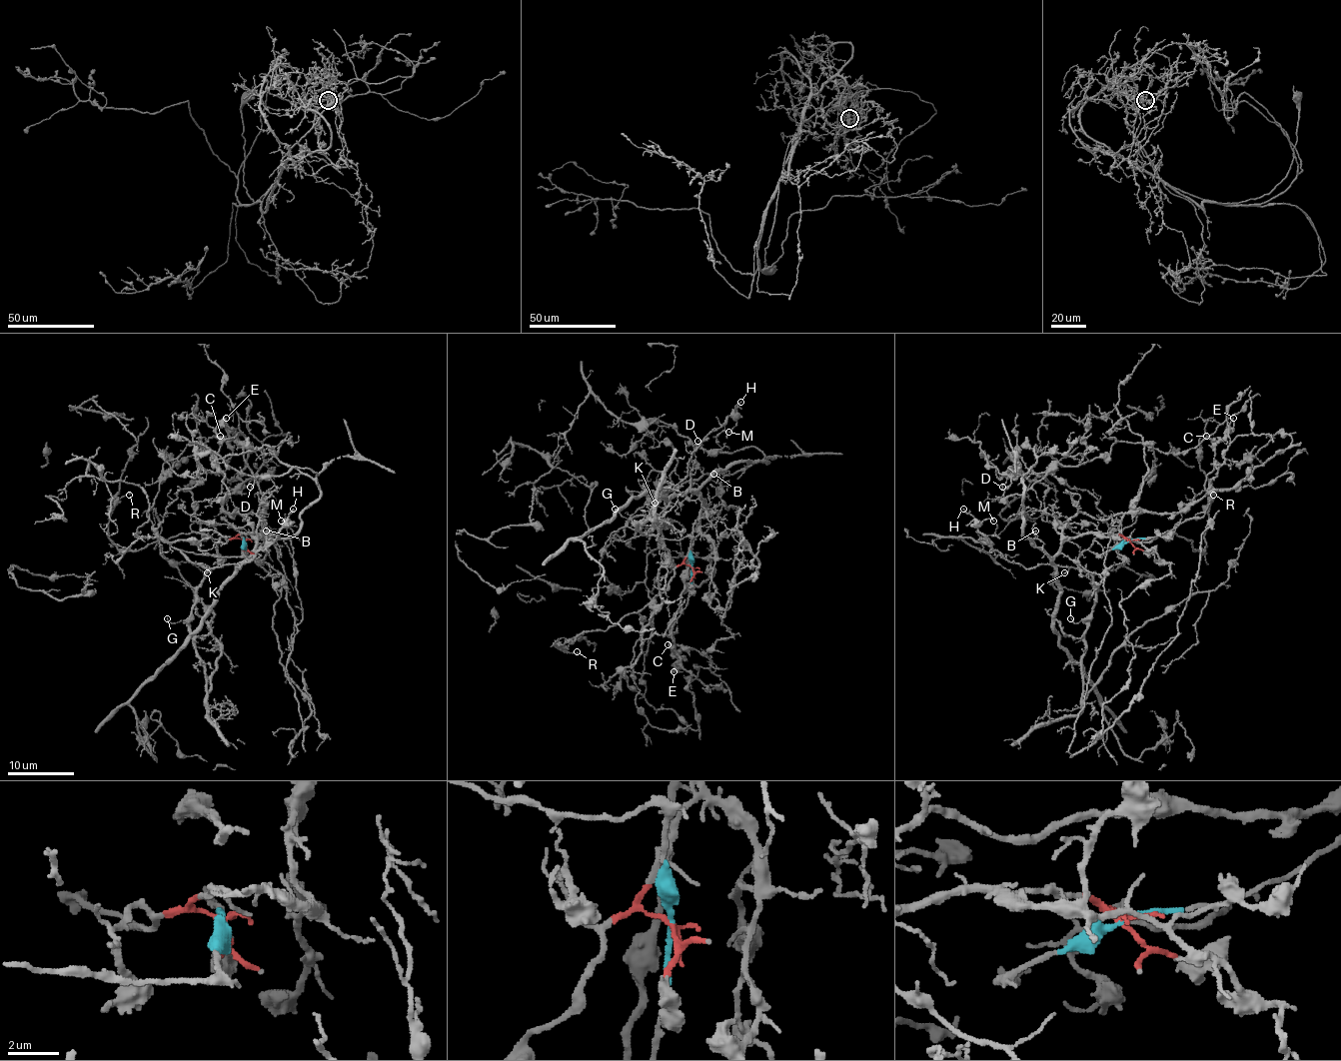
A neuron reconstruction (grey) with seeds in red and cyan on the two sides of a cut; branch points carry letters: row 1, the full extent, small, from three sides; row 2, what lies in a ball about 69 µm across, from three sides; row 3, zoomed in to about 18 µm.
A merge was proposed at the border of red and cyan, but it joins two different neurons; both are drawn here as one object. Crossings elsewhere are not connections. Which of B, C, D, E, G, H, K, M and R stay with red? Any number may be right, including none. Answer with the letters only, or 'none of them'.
B, C, D, E, R

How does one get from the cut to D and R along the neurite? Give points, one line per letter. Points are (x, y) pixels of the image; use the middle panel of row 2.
D: (692, 565), (684, 559), (697, 534), (697, 491), (742, 461), (767, 461), (752, 446), (709, 453), (697, 441)
R: (692, 565), (679, 564), (668, 586), (641, 611), (628, 612), (604, 631), (558, 642), (578, 651)

